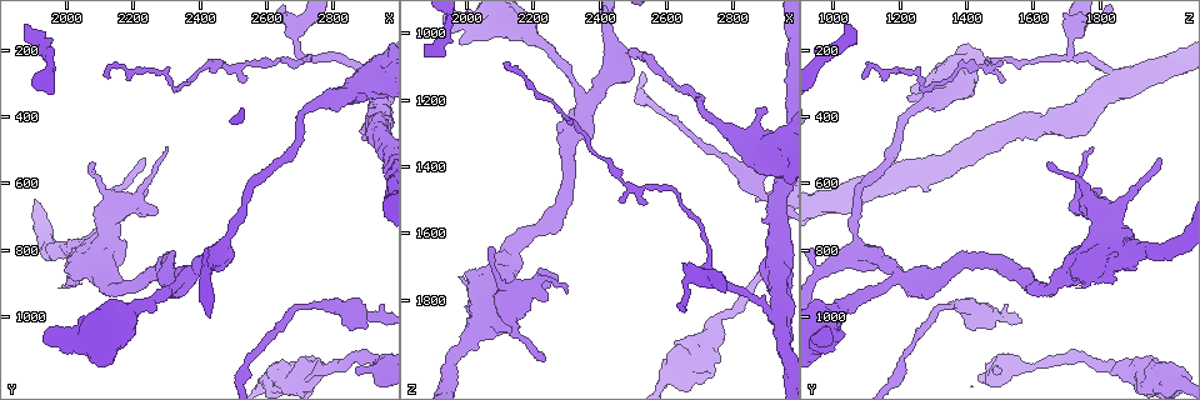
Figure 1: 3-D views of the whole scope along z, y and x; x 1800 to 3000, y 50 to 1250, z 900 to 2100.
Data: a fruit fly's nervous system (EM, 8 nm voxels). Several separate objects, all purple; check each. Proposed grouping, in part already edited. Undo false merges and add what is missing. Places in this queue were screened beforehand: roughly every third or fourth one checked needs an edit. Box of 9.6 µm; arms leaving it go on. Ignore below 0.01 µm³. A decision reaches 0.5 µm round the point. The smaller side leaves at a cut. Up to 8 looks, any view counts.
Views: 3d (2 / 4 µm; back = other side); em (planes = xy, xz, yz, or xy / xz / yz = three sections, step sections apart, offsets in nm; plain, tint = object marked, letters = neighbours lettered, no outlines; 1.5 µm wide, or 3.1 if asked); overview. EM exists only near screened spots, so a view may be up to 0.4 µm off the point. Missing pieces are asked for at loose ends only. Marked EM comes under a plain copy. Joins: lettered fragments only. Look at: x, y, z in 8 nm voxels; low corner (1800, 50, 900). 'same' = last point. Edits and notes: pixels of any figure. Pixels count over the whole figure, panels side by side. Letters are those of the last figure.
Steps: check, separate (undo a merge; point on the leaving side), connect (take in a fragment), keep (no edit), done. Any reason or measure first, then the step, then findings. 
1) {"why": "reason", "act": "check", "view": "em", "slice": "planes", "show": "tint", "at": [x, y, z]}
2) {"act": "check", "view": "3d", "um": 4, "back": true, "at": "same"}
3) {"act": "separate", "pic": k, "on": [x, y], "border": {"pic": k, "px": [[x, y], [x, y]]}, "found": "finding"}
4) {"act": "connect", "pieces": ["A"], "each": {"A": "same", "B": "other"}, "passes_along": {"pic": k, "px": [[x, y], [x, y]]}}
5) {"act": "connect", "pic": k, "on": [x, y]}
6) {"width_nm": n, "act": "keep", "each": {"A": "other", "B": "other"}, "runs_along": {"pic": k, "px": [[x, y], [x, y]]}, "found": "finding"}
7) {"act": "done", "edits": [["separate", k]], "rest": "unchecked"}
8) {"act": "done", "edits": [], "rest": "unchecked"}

{"why": "branch stops here", "act": "check", "view": "em", "slice": "planes", "show": "letters", "at": [2870, 1150, 1500]}

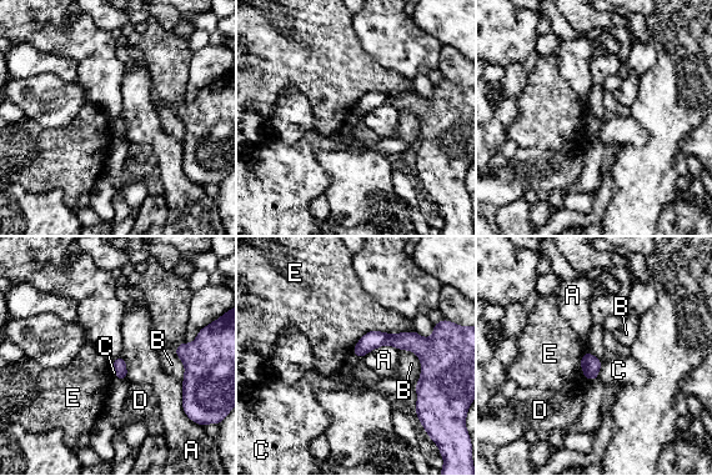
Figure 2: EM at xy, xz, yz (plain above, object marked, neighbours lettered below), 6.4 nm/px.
{"act": "keep", "each": {"A": "other", "B": "other", "C": "other", "D": "other", "E": "other"}, "border": {"pic": 2, "px": [[400, 350], [380, 345], [361, 359]]}, "found": "no lettered fragment goes on from it"}

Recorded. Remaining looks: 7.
{"why": "stops while still wide", "act": "check", "view": "em", "um": 3.1, "slice": "xz", "step": 16, "show": "tint", "at": [1990, 1050, 1030]}

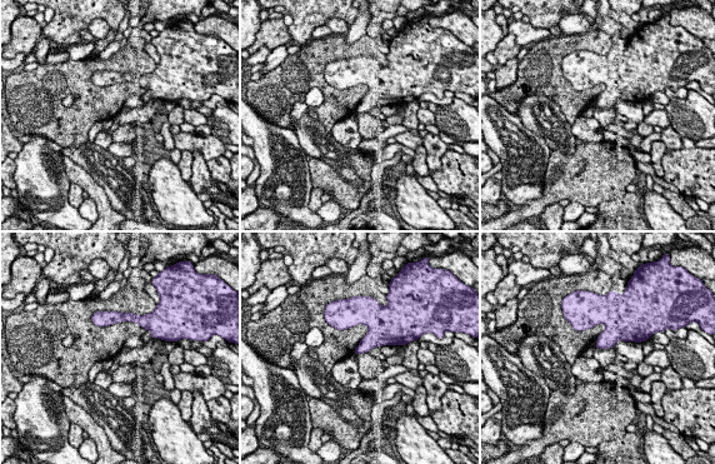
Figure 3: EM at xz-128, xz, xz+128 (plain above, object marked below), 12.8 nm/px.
{"act": "check", "view": "em", "um": 3.1, "slice": "planes", "show": "tint", "at": "same"}

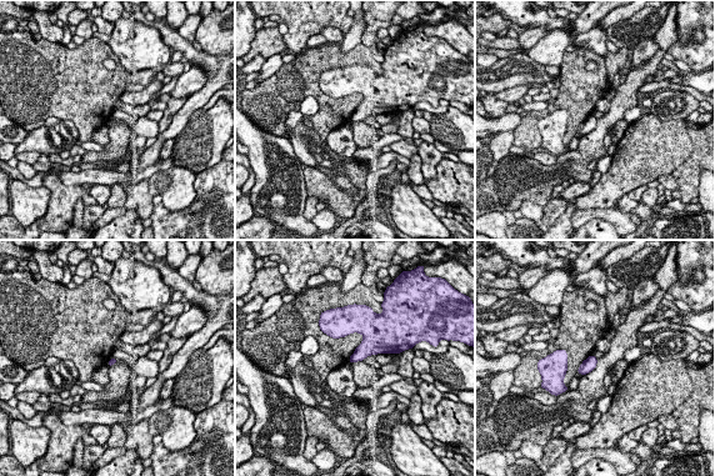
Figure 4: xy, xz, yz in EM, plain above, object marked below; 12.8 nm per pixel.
{"why": "what lies round it", "act": "check", "view": "em", "um": 3.1, "slice": "planes", "show": "letters", "at": "same"}

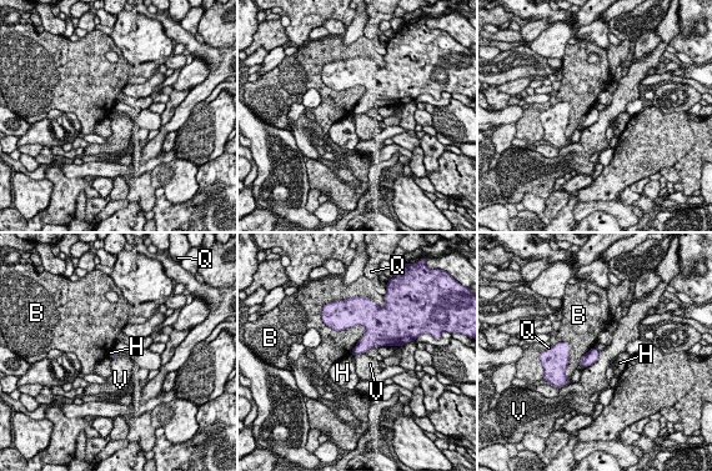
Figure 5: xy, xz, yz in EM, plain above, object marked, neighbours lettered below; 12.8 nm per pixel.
{"act": "keep", "each": {"B": "other", "H": "other", "Q": "other", "V": "other"}, "border": {"pic": 5, "px": [[600, 351], [598, 357], [586, 367]]}, "found": "no lettered fragment goes on from it"}

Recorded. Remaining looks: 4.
{"why": "calibre changes", "act": "check", "view": "3d", "um": 4, "at": [2750, 1160, 1870]}

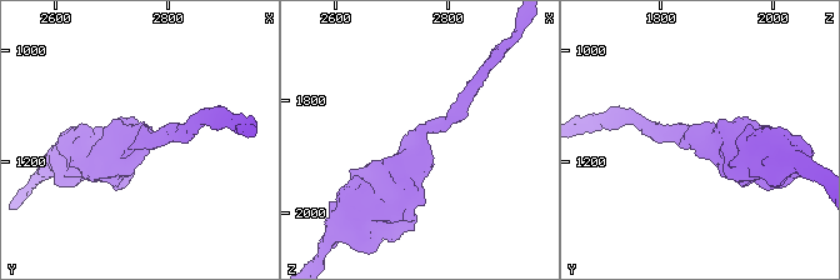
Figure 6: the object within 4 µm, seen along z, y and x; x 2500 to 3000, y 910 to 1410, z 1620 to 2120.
{"act": "check", "view": "em", "slice": "planes", "show": "letters", "at": [2755, 1155, 1875]}

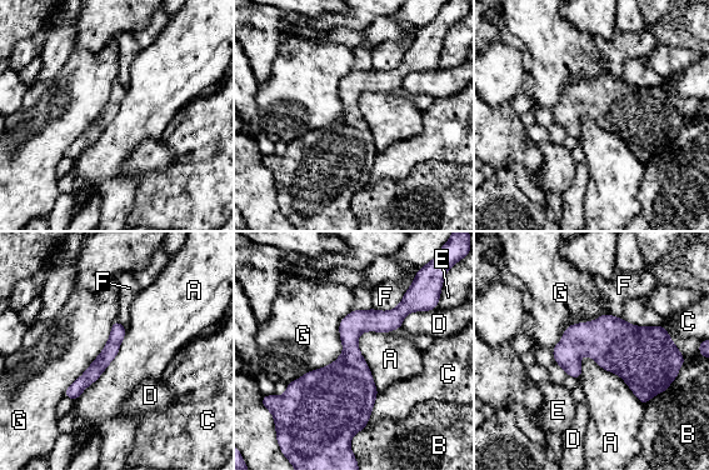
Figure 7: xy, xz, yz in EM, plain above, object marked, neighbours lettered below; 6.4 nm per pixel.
{"act": "keep", "each": {"A": "other", "B": "other", "C": "other", "D": "other", "E": "other", "F": "other", "G": "other"}, "border": {"pic": 7, "px": [[579, 356], [615, 373], [643, 405]]}, "found": "all the same neuron"}

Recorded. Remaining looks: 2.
{"why": "free end", "act": "check", "view": "3d", "um": 2, "at": [2530, 300, 1520]}

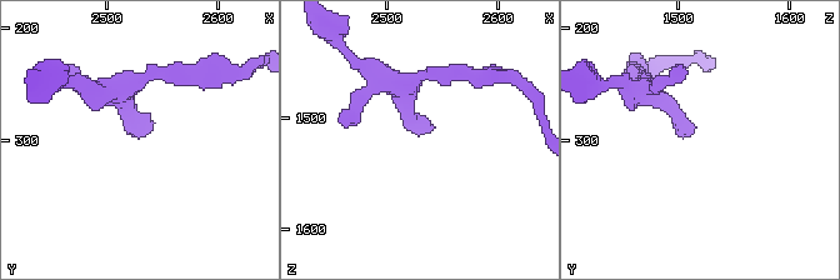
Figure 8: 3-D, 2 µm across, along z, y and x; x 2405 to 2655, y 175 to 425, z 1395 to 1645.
{"arm_widths_nm": [170, 170], "why": "need the tissue", "act": "check", "view": "em", "slice": "planes", "show": "letters", "at": [2528, 294, 1516]}

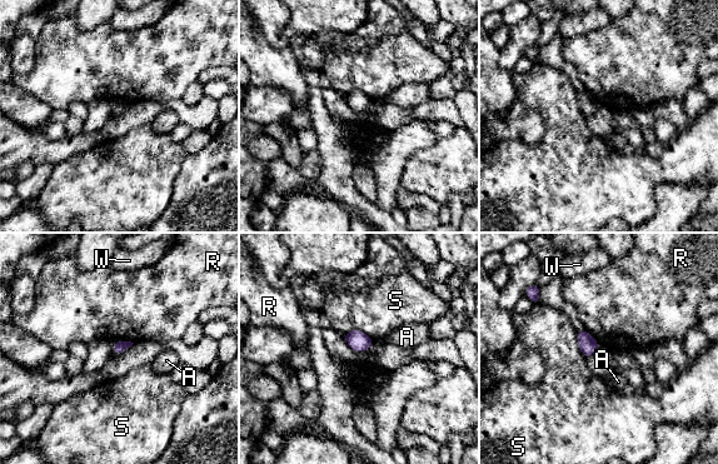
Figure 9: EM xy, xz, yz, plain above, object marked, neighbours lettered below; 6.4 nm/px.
{"longest_contact_nm": ["S", 220], "act": "keep", "each": {"A": "other", "R": "other", "S": "other", "W": "other"}, "border": {"pic": 9, "px": [[113, 340], [130, 340], [133, 343]]}, "found": "none of them fits"}

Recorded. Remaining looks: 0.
{"act": "done", "edits": [], "rest": "unchecked"}

